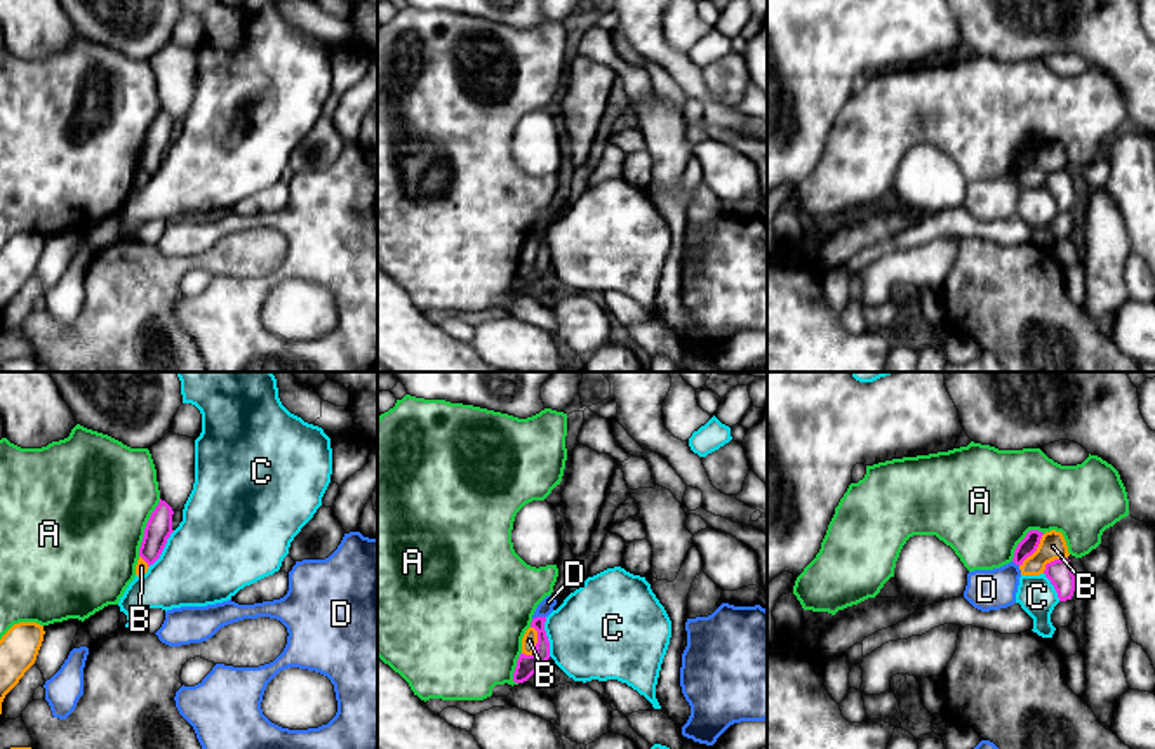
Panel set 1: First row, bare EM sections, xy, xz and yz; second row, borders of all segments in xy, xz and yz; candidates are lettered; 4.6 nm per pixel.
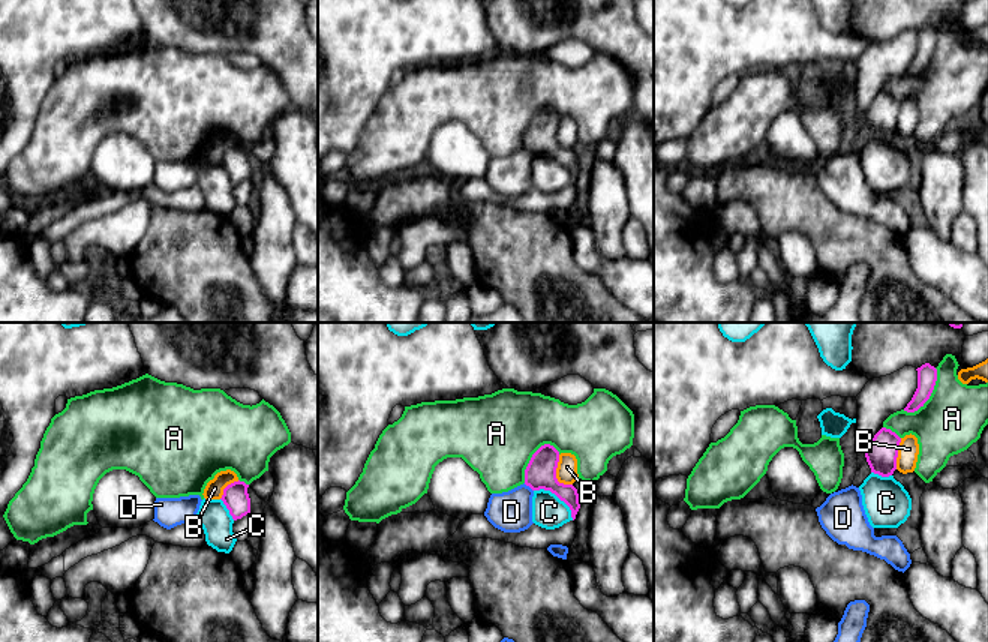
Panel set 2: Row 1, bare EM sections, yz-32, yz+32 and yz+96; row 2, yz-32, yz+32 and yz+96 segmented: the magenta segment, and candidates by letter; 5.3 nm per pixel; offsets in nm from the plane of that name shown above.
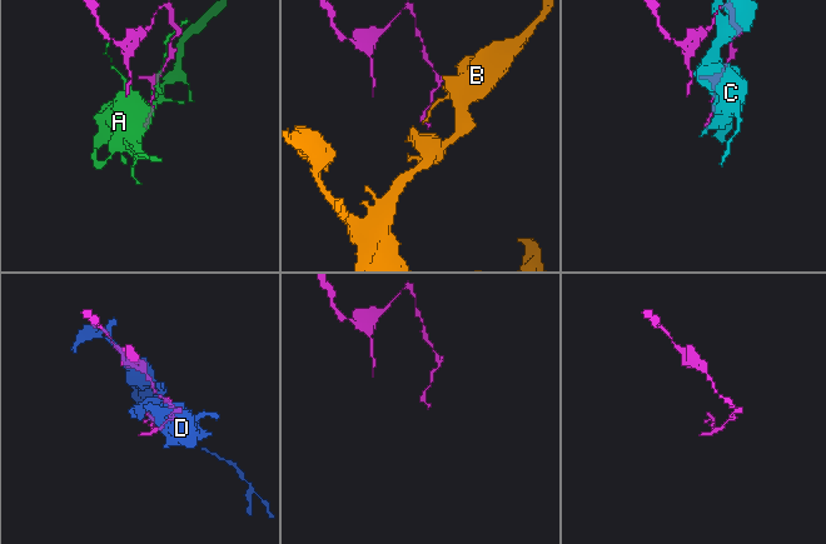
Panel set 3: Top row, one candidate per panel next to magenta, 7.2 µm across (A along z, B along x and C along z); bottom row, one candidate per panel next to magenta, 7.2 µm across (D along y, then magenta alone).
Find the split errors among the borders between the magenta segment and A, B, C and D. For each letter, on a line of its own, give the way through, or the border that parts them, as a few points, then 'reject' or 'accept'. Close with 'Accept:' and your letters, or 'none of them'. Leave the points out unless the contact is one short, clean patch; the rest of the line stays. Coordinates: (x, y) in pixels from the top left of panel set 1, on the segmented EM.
A: reject
B: reject
C: reject
D: border along xz (545, 616), (533, 619); reject
Accept: none of them

